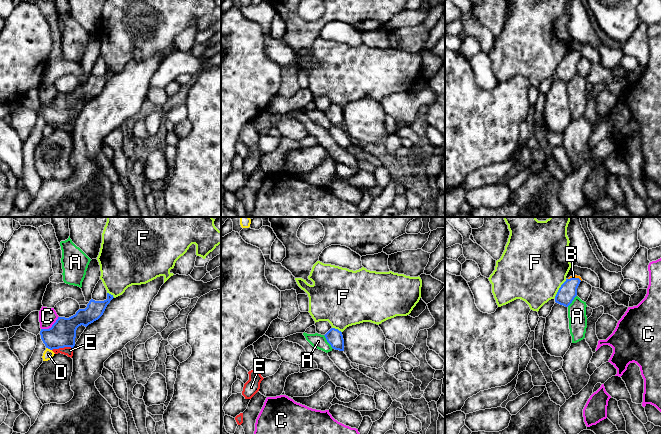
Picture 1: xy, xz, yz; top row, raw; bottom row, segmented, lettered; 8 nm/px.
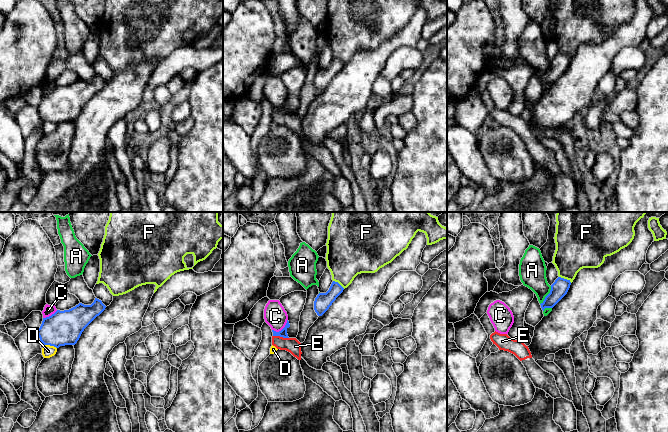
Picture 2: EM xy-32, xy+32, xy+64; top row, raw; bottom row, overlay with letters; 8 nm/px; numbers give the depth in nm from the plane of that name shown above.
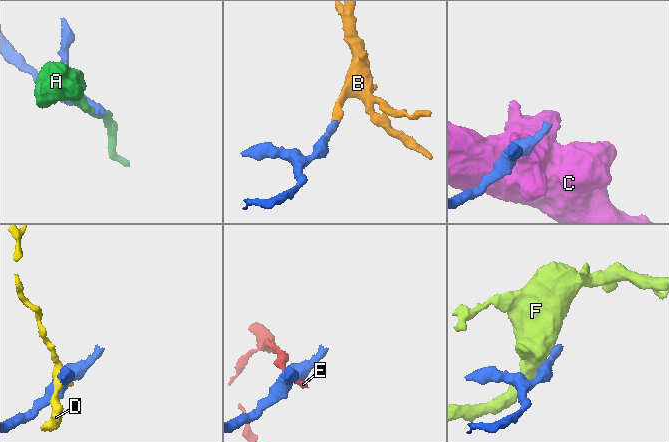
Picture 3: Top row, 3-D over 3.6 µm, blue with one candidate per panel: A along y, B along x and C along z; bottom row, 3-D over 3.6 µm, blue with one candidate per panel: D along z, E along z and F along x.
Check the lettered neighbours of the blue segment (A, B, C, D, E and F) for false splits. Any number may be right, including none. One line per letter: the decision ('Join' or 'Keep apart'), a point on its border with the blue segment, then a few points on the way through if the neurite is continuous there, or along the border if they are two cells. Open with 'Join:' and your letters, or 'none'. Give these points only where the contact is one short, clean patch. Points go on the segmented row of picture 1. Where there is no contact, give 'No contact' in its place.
Join: B
A: Keep apart. Touches blue at xz (327, 341). Boundary: xz (323, 335), (333, 348)
B: Join. Touches blue at yz (575, 278). Path across: yz (567, 292), (575, 278), (573, 276)
C: Keep apart. Touches blue at xy (52, 326). Boundary: xy (58, 316), (50, 327), (41, 329)
D: Keep apart. Touches blue at xy (49, 348)
E: Keep apart. Touches blue at xy (62, 347). Boundary: xy (72, 347), (59, 347), (52, 350)
F: Keep apart. Touches blue at yz (559, 288). Boundary: yz (566, 279), (554, 297)

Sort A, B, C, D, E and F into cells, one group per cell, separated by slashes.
A / B / C / D / E / F

